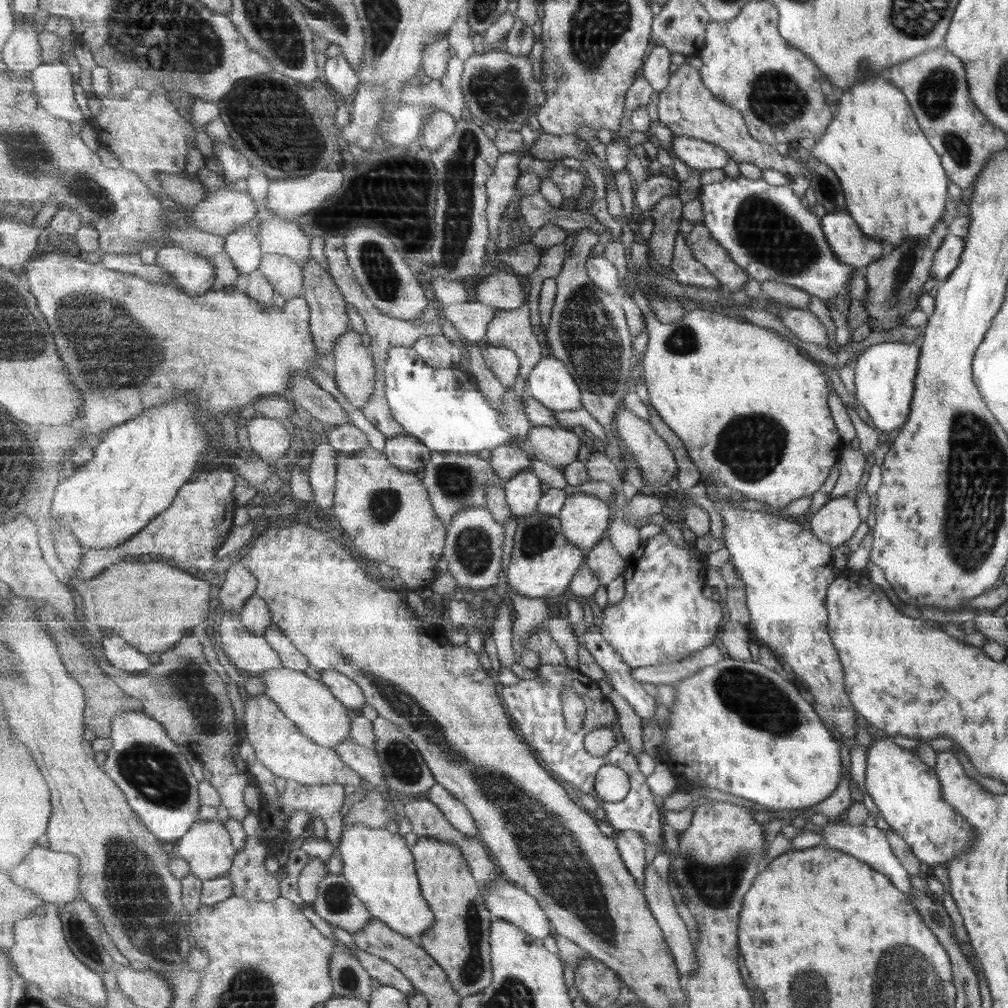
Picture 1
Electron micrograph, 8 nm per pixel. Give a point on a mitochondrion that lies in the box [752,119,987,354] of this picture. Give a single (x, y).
(893, 307)

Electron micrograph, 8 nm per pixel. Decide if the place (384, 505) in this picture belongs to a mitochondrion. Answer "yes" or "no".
yes

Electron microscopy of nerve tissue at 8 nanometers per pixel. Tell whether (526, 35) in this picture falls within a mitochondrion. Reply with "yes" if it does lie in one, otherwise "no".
no

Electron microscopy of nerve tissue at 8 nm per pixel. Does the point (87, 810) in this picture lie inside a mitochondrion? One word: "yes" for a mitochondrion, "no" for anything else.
yes

